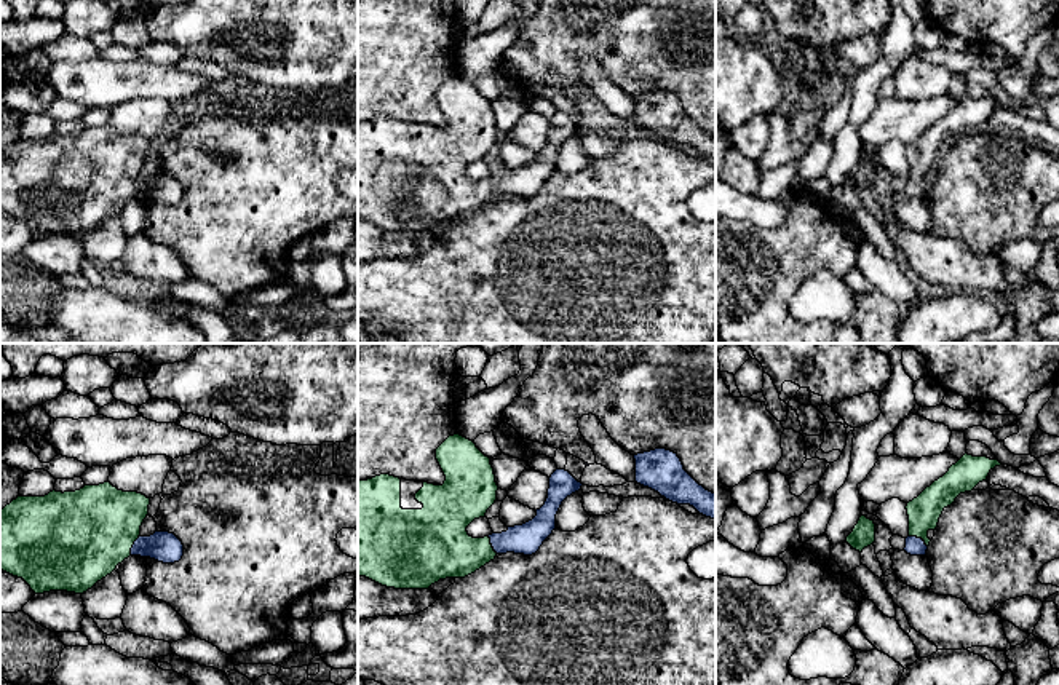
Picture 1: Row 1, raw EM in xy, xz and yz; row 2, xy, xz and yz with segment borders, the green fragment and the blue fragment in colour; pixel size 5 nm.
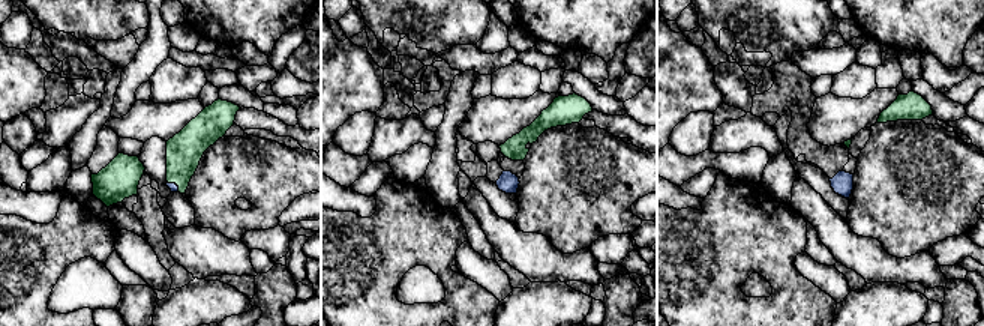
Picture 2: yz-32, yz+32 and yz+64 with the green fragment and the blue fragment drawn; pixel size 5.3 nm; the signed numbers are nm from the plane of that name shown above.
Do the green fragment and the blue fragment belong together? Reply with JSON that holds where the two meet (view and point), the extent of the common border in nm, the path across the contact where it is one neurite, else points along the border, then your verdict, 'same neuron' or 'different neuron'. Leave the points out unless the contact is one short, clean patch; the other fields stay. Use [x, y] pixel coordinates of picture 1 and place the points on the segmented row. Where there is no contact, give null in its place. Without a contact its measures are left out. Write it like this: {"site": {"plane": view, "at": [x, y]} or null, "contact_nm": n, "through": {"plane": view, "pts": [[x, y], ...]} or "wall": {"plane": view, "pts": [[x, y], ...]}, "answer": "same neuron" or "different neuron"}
{"site": {"plane": "yz", "at": [919, 537]}, "contact_nm": 110, "through": {"plane": "yz", "pts": [[924, 511], [919, 537], [916, 546]]}, "answer": "same neuron"}

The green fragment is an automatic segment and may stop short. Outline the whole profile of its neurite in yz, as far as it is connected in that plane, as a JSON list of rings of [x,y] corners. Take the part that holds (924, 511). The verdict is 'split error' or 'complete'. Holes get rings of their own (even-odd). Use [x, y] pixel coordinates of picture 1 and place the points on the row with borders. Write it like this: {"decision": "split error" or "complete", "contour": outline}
{"decision": "split error", "contour": [[[965,453],[949,471],[907,503],[909,537],[904,551],[910,556],[925,556],[930,546],[928,532],[936,530],[942,511],[960,493],[971,492],[987,481],[989,473],[1000,466],[998,460]]]}

